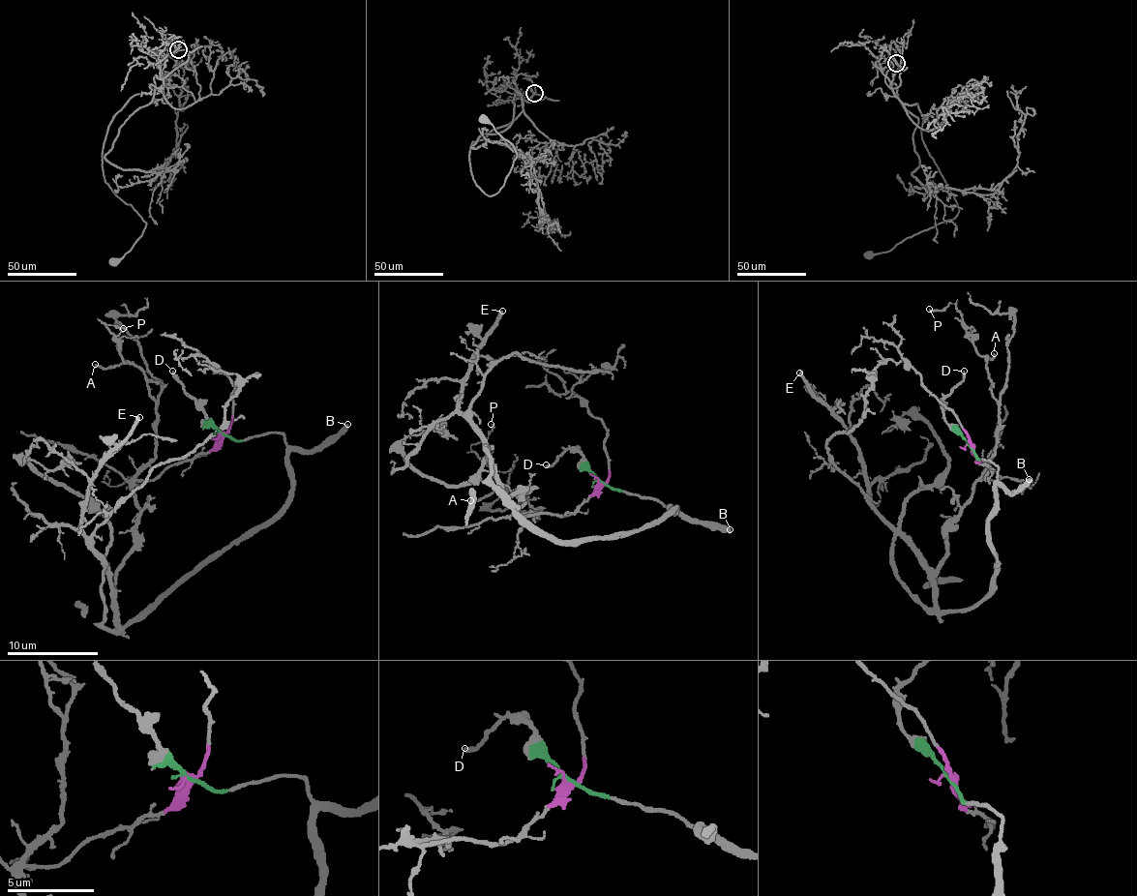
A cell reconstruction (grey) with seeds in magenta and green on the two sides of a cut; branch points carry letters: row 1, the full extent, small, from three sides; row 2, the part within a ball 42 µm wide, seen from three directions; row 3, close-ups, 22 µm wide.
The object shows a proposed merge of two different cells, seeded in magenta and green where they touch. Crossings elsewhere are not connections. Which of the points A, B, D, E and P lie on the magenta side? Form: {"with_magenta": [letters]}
{"with_magenta": ["A", "E", "P"]}

